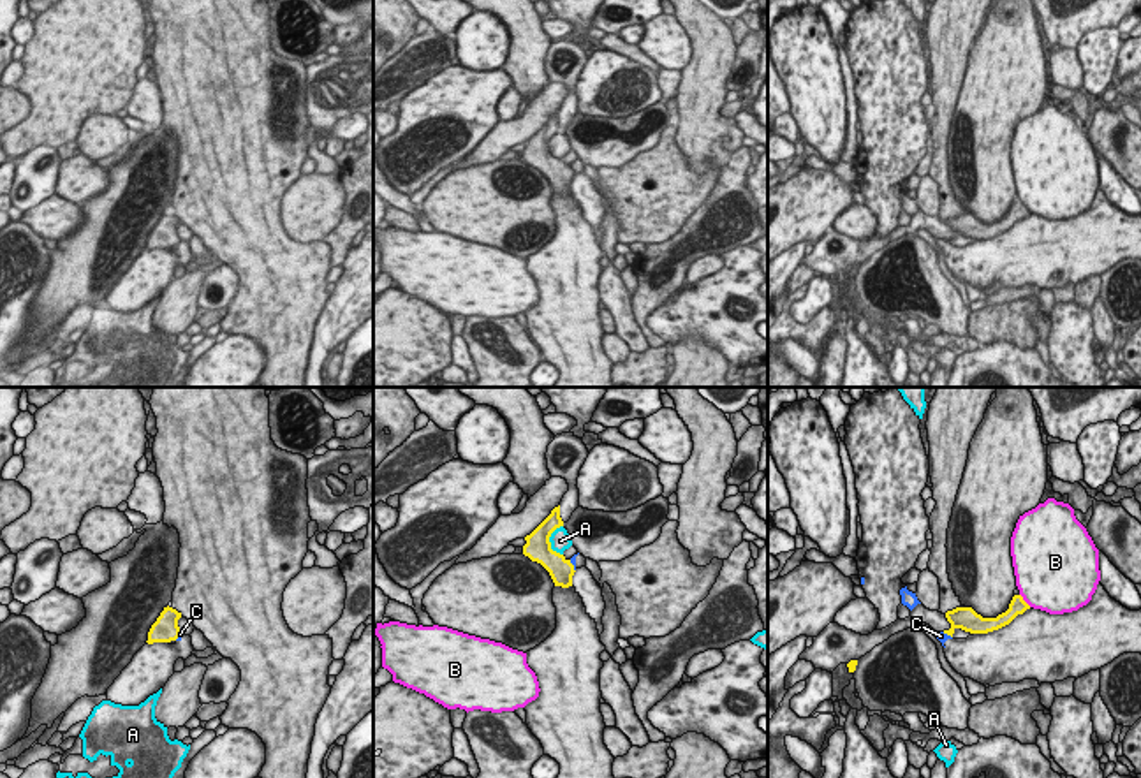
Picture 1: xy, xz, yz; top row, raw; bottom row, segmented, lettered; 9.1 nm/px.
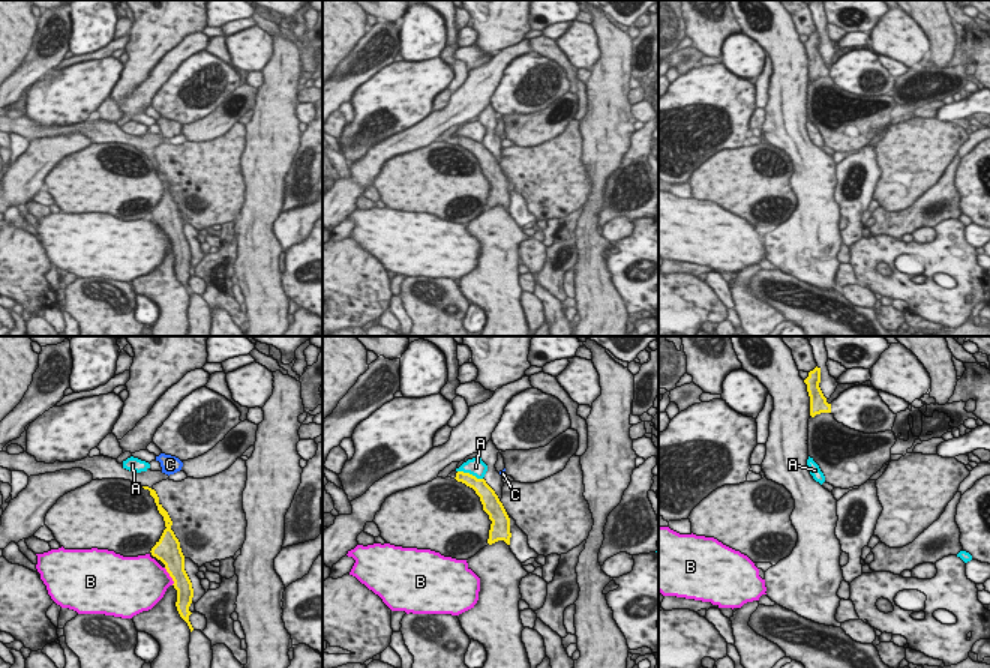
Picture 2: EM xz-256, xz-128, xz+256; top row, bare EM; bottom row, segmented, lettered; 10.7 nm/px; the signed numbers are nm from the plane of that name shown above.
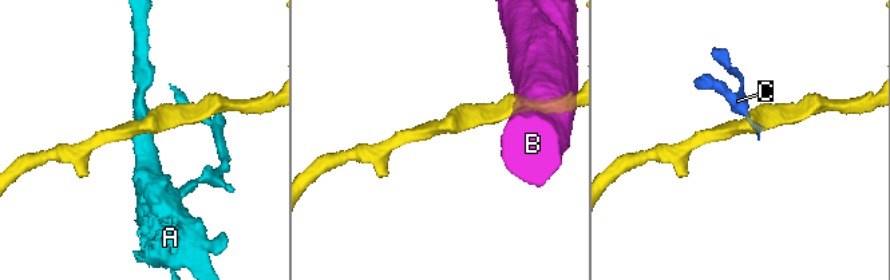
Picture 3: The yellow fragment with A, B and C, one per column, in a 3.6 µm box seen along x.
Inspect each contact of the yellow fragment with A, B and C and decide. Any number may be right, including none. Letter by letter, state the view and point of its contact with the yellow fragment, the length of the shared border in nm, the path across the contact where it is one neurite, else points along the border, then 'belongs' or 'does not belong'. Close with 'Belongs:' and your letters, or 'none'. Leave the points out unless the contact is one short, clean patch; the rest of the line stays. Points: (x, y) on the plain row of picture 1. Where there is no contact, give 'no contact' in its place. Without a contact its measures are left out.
A: meets yellow in xz at (548, 146); contact 280 nm long; border along xz (562, 131), (550, 143), (550, 152), (560, 161); does not belong
B: meets yellow in yz at (1023, 206); contact 160 nm long; does not belong
C: meets yellow in xz at (573, 171); contact 120 nm long; border along xz (569, 166), (574, 176); does not belong
Belongs: none

